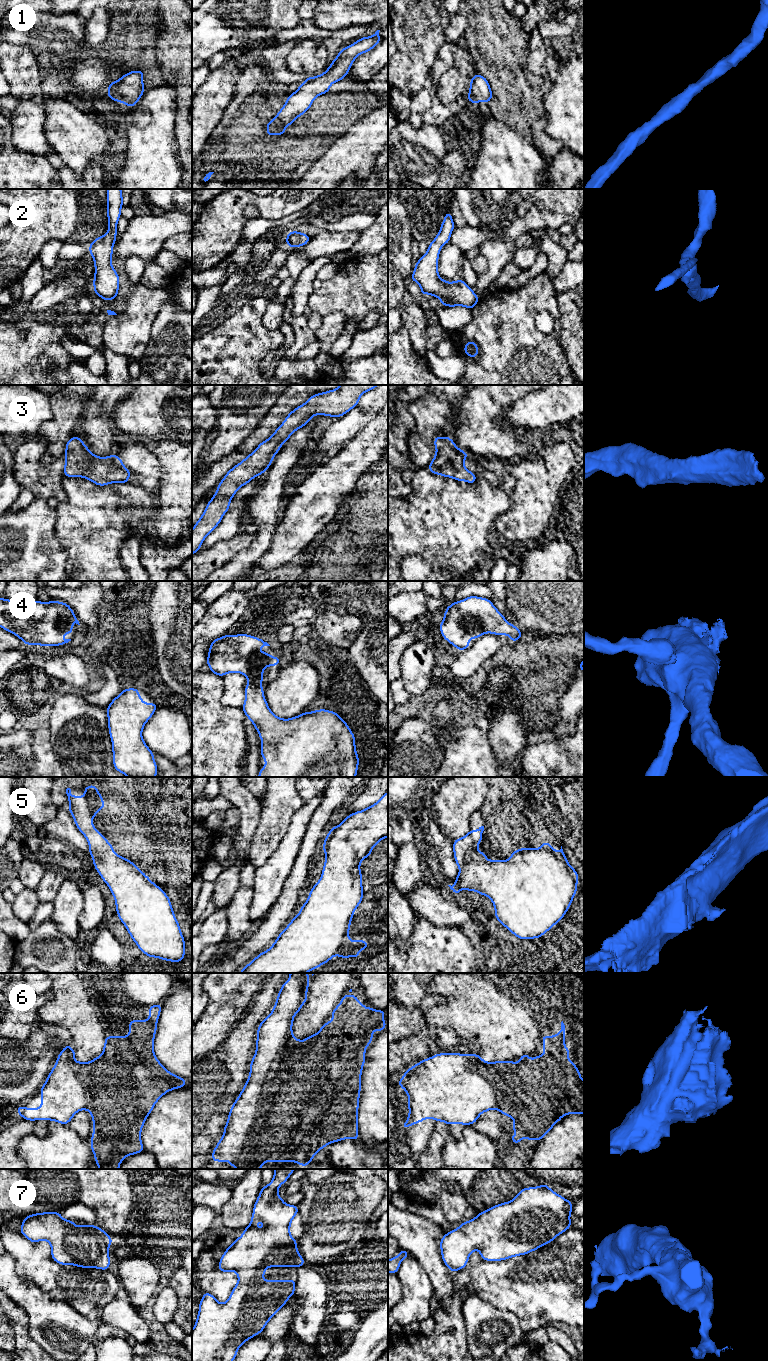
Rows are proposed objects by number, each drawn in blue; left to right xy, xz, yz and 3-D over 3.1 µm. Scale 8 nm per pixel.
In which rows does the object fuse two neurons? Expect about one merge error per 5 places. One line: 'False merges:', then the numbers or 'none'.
False merges: none

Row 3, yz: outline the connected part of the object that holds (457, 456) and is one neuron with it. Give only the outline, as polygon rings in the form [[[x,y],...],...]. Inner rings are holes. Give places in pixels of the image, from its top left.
[[[434,437],[434,446],[436,454],[428,466],[431,473],[469,484],[477,480],[476,475],[464,466],[464,460],[469,455],[459,449],[450,437]]]

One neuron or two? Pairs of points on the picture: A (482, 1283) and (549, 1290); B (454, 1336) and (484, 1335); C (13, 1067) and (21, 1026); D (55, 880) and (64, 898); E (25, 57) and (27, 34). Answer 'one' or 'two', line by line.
A: one
B: two
C: two
D: two
E: two

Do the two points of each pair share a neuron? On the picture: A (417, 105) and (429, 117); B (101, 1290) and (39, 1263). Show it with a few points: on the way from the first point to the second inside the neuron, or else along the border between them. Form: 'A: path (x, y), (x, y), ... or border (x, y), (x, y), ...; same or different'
A: border (433, 91), (431, 106), (425, 113), (422, 122); different
B: path (86, 1288), (63, 1283), (54, 1278); same

